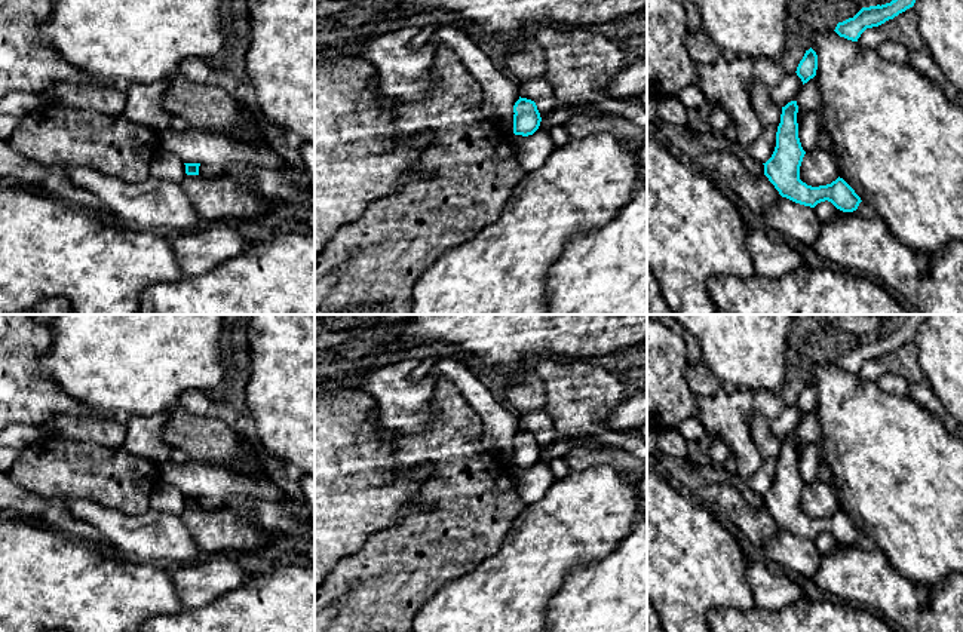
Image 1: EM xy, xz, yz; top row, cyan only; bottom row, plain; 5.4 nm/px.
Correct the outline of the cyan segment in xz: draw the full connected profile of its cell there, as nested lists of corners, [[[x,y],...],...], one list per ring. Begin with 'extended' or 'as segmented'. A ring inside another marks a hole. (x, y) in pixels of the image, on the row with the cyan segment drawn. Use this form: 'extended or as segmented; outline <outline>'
as segmented; outline [[[519,96],[513,105],[513,113],[515,135],[528,136],[539,129],[542,117],[534,101]]]

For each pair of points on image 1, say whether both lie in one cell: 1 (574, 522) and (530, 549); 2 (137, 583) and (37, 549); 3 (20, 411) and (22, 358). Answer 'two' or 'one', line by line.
1: one
2: one
3: one

